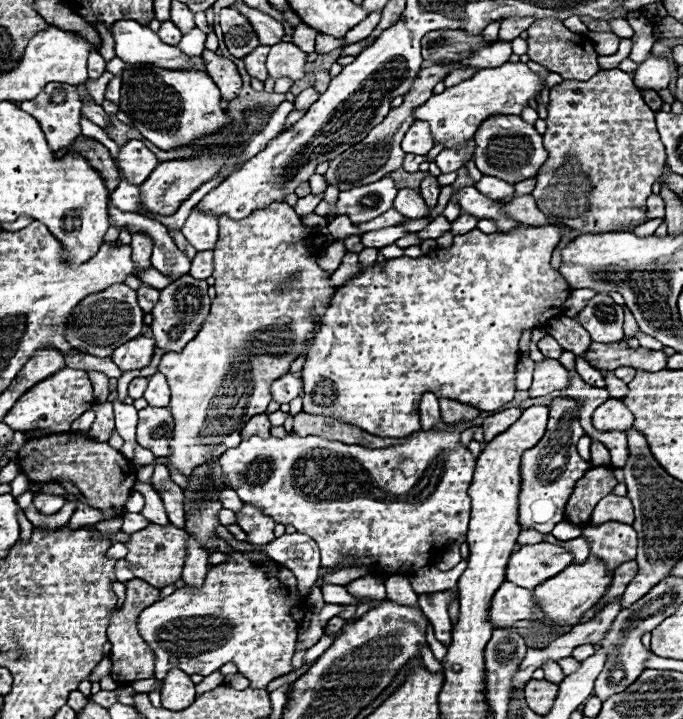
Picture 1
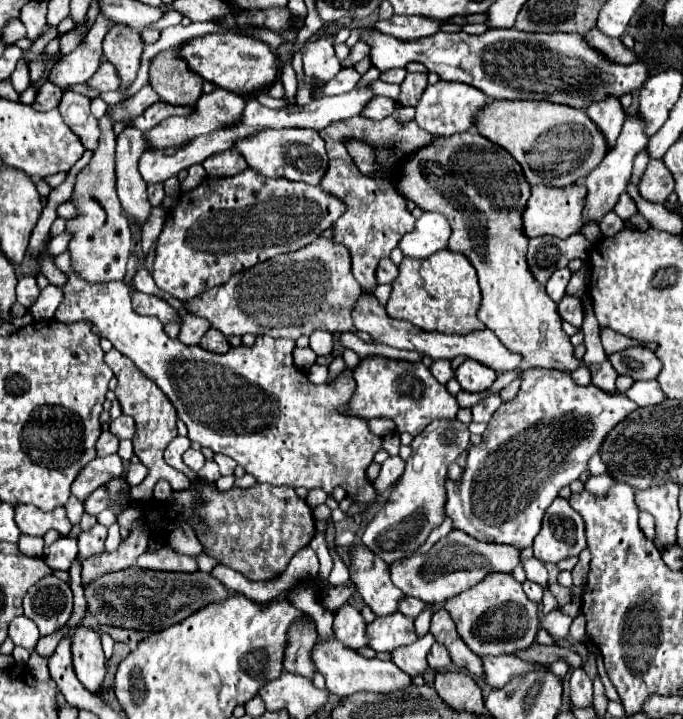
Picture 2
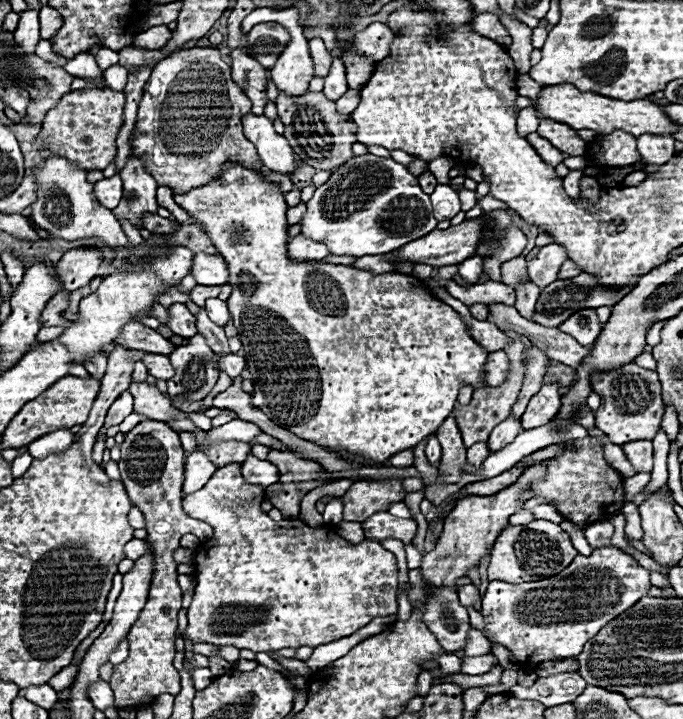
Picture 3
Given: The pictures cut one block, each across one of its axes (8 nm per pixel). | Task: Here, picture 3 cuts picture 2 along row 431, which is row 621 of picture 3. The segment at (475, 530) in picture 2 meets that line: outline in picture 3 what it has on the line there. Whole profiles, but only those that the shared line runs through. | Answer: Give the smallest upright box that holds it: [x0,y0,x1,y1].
[482,546,652,672]

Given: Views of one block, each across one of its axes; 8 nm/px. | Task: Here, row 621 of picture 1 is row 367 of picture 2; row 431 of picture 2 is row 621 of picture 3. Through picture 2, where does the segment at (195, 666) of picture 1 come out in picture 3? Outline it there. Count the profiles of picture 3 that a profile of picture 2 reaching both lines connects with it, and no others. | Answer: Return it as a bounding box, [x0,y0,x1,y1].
[184,462,398,652]

